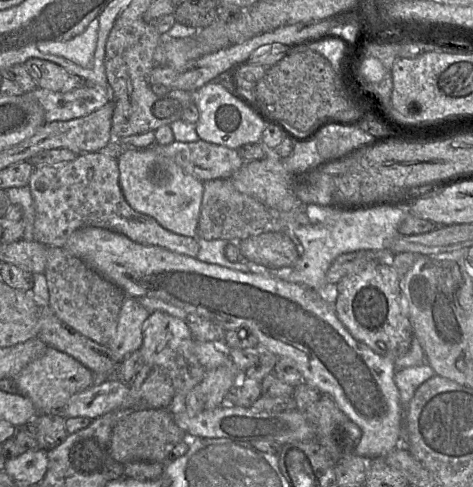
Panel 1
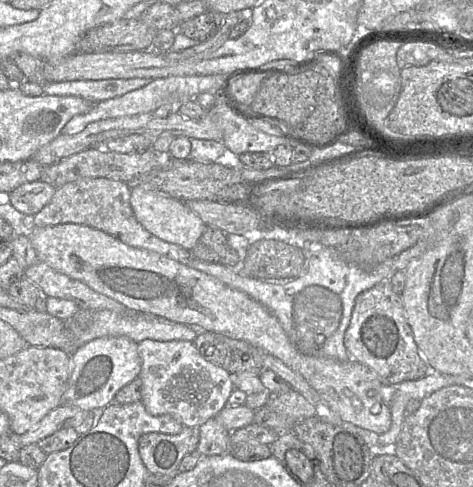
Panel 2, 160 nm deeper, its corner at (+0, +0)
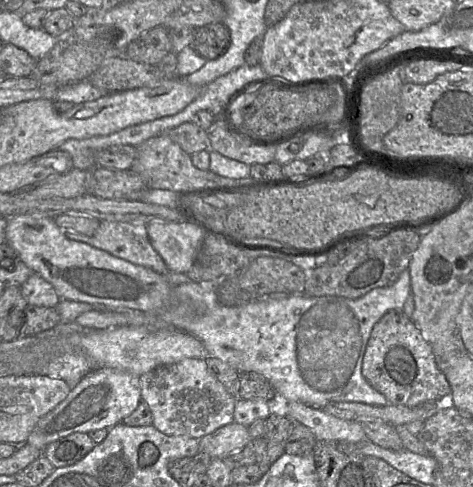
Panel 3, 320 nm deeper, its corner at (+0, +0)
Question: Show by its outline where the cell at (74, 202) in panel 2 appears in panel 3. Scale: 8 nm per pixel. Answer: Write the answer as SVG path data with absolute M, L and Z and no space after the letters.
M101 220L98 229L91 236L84 235L81 232L76 232L69 228L61 229L69 239L87 243L115 257L150 268L165 277L168 273L176 273L169 270L164 260L152 246L148 238L146 224L147 222L145 221Z

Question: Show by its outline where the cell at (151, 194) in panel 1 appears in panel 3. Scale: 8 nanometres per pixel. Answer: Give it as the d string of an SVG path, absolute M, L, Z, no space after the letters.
M154 217L147 221L146 226L152 246L169 270L186 274L205 238L201 229L182 218L169 221Z

